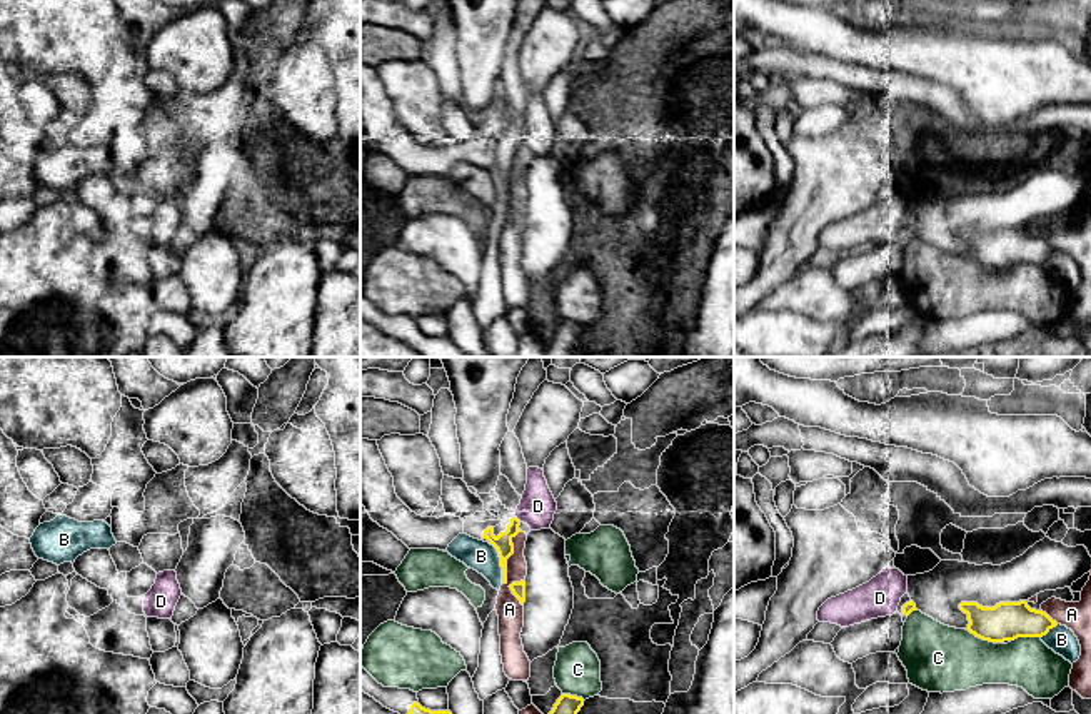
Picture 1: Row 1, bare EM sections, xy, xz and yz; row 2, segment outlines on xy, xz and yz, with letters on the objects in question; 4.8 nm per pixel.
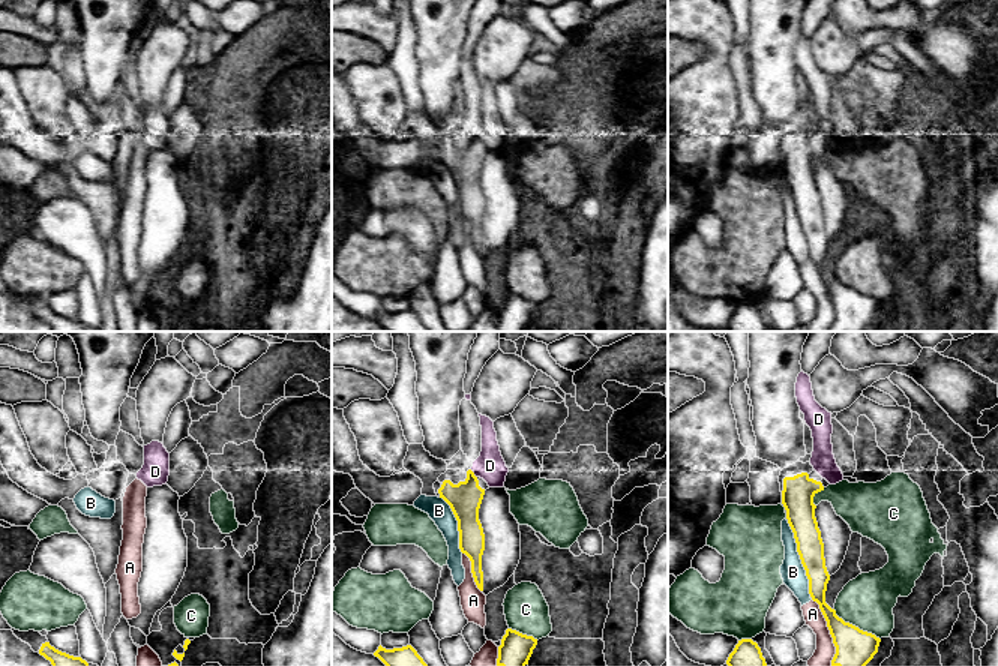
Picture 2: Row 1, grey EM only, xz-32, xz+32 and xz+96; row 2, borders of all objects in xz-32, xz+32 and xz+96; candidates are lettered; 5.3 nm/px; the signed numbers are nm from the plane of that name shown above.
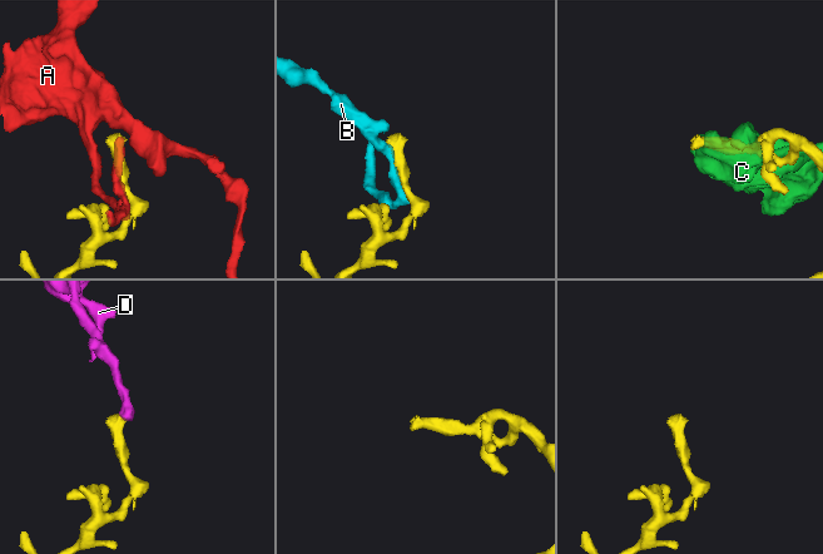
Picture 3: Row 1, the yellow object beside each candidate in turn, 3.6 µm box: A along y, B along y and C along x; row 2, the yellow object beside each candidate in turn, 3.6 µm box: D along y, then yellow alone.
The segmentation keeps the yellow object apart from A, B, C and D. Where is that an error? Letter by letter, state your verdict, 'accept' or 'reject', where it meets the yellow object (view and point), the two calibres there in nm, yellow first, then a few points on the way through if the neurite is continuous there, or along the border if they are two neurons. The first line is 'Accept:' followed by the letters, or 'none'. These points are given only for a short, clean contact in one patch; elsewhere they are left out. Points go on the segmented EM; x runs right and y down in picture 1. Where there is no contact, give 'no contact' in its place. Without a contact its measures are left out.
Accept: D
A: reject; meets yellow in xz at (506, 569); 90 nm thick on the yellow side, 130 nm on the other
B: reject; meets yellow in xz at (501, 564); 90 nm thick on the yellow side, 150 nm on the other
C: reject; meets yellow in yz at (1025, 636); 190 nm thick on the yellow side, 240 nm on the other
D: accept; meets yellow in xz at (517, 519); 90 nm thick on the yellow side, 180 nm on the other

